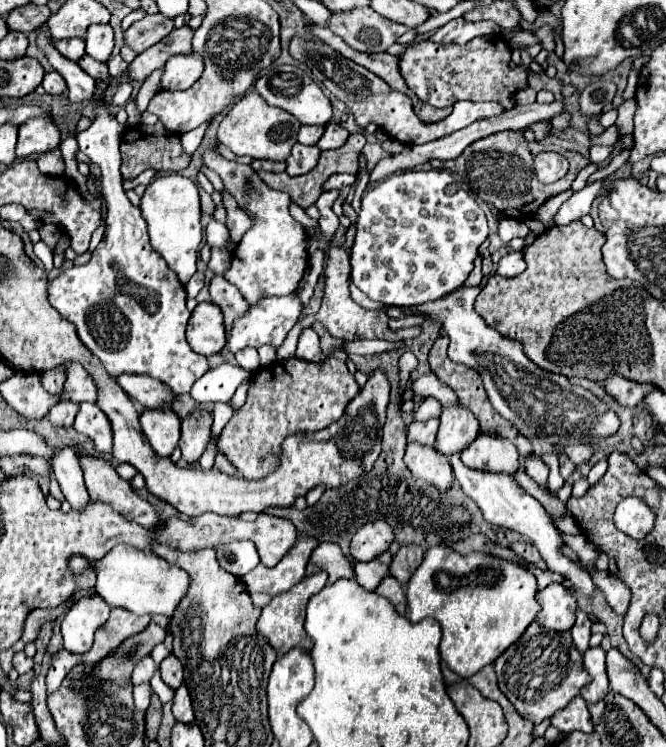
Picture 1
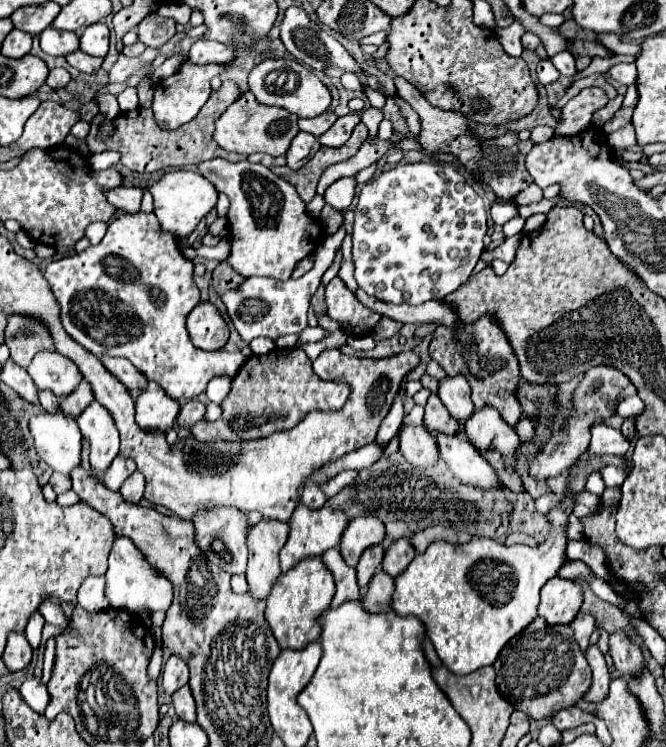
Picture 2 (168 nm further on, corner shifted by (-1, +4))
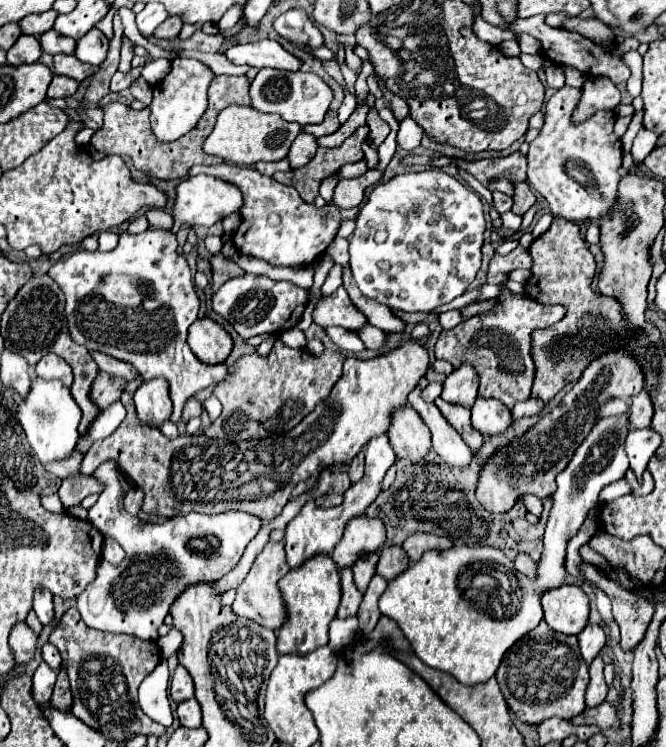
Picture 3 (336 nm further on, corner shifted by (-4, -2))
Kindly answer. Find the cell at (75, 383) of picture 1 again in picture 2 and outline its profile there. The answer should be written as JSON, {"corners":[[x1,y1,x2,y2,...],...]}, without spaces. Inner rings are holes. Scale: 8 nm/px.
{"corners":[[57,351,37,353,27,371,39,391,51,389,57,397,67,397,83,381,79,367]]}

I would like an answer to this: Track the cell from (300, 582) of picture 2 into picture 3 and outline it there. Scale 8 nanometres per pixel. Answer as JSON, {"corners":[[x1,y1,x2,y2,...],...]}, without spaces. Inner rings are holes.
{"corners":[[316,555,314,559,304,561,298,569,288,571,280,579,280,591,286,601,288,617,284,627,278,631,278,653,310,653,318,647,328,645,328,625,336,617,336,609,340,605,340,573,338,565,330,555]]}

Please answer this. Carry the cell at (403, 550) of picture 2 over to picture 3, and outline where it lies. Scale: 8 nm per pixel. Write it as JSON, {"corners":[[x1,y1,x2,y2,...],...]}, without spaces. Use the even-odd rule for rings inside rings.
{"corners":[[384,547,380,551,380,561,376,565,376,573,386,581,392,581,398,573,408,567,408,555,402,547]]}

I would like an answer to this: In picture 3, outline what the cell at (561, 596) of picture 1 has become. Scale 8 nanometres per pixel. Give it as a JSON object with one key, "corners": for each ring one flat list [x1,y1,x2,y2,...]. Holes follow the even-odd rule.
{"corners":[[560,585,542,595,542,611,552,631,578,635,588,625,590,599,576,585]]}

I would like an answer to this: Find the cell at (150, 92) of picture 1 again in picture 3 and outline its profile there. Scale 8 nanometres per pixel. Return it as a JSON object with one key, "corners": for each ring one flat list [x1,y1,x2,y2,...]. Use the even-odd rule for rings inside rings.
{"corners":[[232,5,226,13,224,13,224,17,220,19,220,23,218,23,218,27,220,27,220,31,224,31,224,29,230,29,238,19,242,17,242,7,240,5]]}

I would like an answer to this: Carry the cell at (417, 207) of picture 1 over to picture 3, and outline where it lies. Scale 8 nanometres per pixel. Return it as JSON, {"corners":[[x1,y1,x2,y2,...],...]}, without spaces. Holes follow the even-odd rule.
{"corners":[[426,169,426,171,410,171,410,173,404,173,404,175,398,175,394,179,390,179,388,183,380,183,372,189,366,205,360,209,360,215,356,219,356,231,352,233,352,239,350,239,350,267,352,267,352,275,360,287,360,291,366,295,366,297,372,297,384,305,388,305,390,309,400,309,400,311,432,311,436,309,438,305,442,303,450,303,452,299,456,299,458,295,462,295,468,285,474,281,478,269,480,269,480,261,482,261,482,243,484,243,484,229,486,229,486,221,484,221,484,213,482,213,482,201,480,197,464,187,458,179,446,175,444,171,440,169]]}

